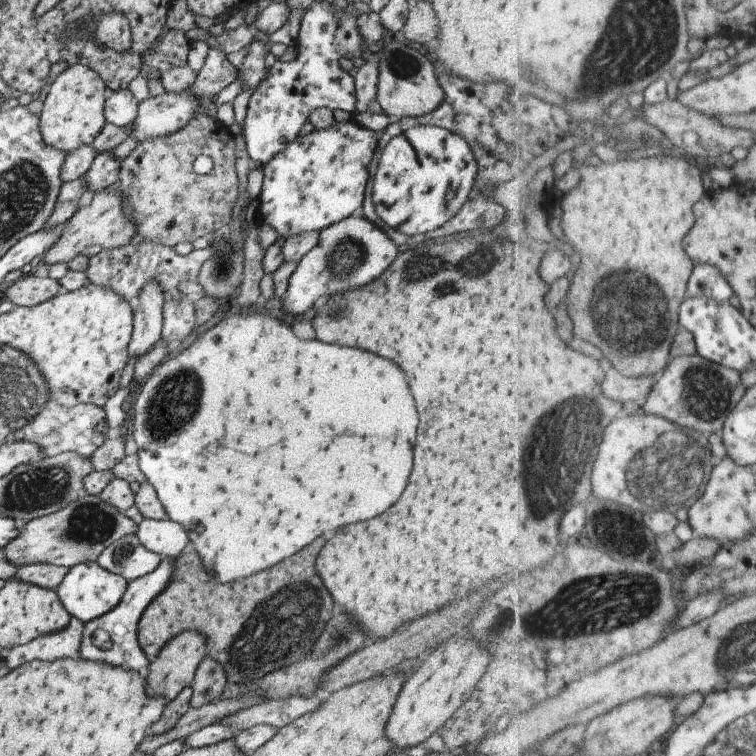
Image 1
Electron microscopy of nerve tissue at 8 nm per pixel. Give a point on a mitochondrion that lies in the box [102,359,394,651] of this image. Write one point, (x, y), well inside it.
(175, 400)

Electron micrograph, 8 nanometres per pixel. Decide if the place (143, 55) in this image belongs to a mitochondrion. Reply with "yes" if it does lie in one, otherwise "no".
no

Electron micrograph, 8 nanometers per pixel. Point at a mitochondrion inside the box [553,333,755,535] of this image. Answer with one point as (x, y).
(667, 469)

